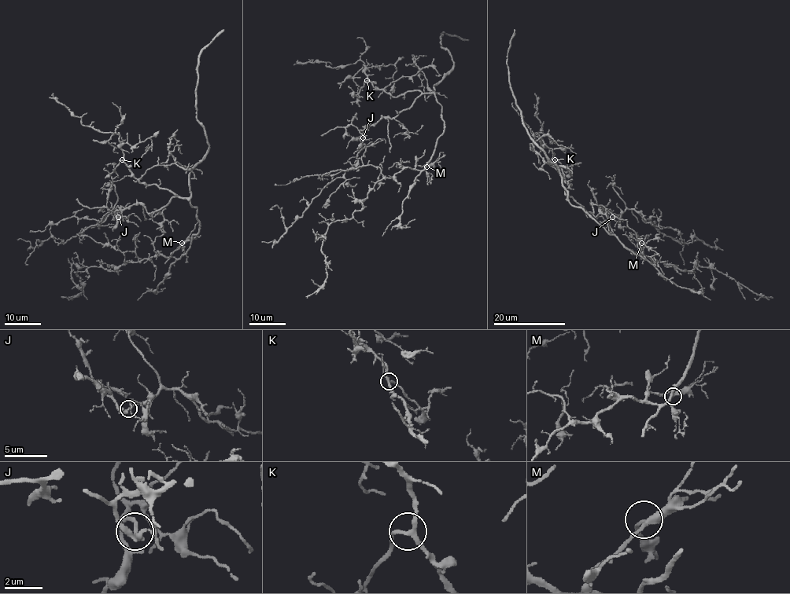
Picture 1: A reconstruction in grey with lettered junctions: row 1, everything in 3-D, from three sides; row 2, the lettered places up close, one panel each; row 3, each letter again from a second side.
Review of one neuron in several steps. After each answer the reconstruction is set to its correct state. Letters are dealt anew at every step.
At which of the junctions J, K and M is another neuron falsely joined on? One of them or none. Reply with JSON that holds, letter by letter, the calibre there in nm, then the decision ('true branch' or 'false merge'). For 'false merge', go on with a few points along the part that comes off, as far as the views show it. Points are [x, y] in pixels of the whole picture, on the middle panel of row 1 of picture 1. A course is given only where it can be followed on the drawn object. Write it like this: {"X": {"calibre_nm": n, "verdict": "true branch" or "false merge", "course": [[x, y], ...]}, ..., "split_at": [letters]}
{"J": {"calibre_nm": 240, "verdict": "true branch"}, "K": {"calibre_nm": 220, "verdict": "true branch"}, "M": {"calibre_nm": 240, "verdict": "true branch"}, "split_at": []}

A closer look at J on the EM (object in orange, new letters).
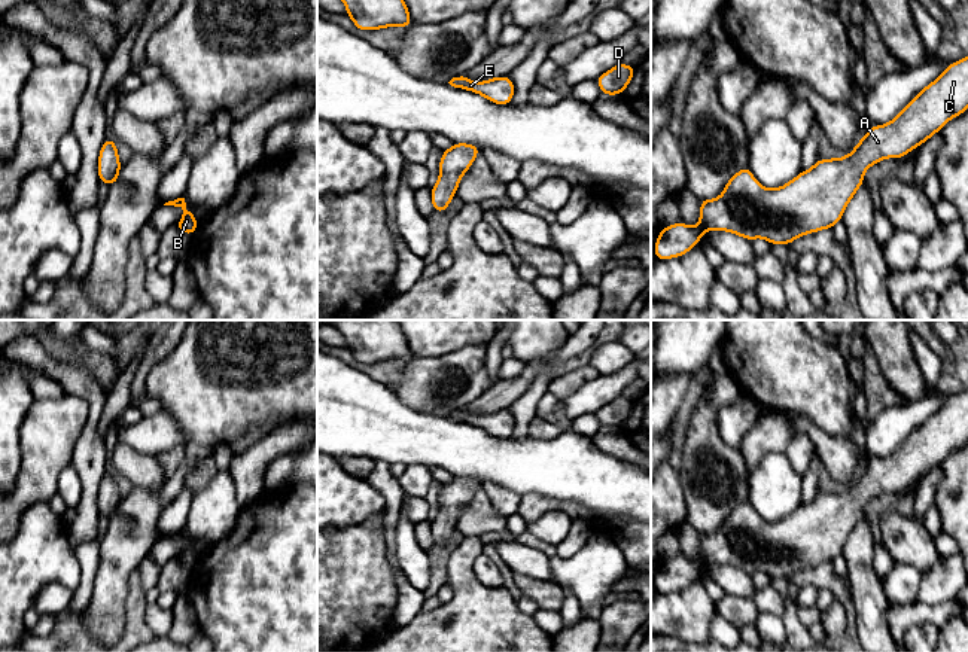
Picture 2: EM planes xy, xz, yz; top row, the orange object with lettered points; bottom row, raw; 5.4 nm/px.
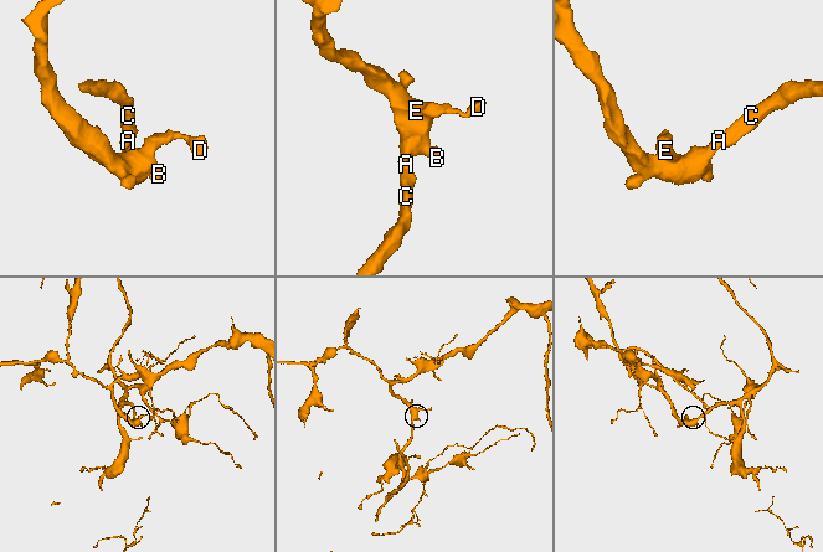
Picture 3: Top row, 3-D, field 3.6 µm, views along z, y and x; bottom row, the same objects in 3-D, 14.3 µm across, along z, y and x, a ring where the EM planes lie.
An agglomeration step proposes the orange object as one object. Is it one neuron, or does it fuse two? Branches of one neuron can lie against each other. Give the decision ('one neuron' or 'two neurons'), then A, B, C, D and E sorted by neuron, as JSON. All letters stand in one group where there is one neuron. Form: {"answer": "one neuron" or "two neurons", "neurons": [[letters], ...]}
{"answer": "one neuron", "neurons": [["A", "B", "C", "D", "E"]]}

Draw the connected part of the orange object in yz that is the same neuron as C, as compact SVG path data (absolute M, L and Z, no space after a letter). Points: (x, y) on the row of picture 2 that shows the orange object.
M968 55L961 61L949 64L892 121L885 125L870 127L853 150L843 158L816 159L812 168L801 171L786 185L776 189L764 188L754 177L749 167L743 167L725 183L724 192L718 198L700 199L697 228L684 222L661 228L652 253L661 261L681 258L697 246L703 234L710 229L733 232L749 241L764 238L771 246L789 246L798 237L831 229L837 222L841 222L843 211L864 183L865 171L871 165L885 158L904 158L967 109Z

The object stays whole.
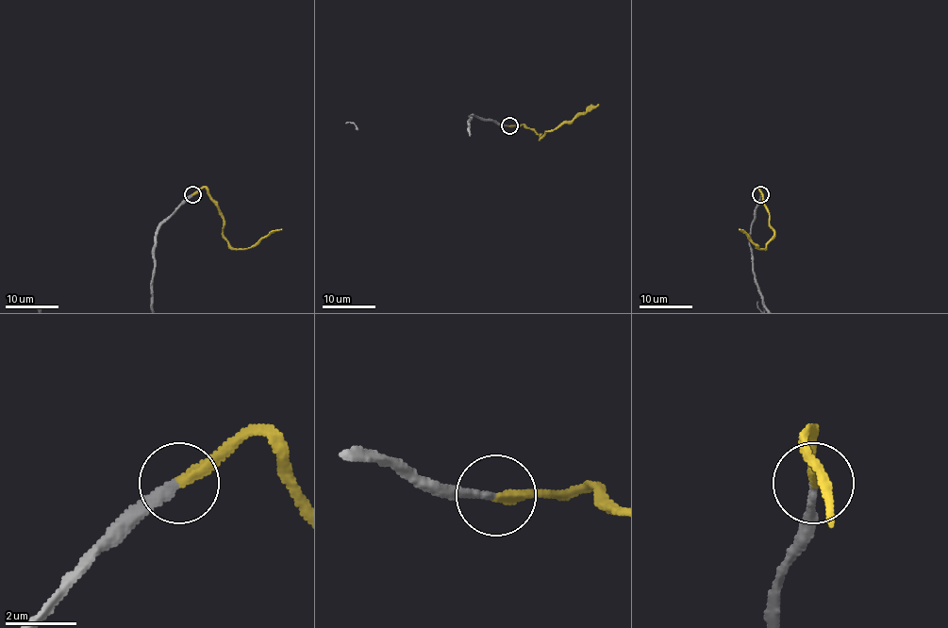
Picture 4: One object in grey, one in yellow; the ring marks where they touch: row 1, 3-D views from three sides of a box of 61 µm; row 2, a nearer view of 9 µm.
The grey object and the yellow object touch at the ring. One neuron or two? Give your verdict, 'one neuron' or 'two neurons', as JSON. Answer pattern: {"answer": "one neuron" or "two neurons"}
{"answer": "one neuron"}

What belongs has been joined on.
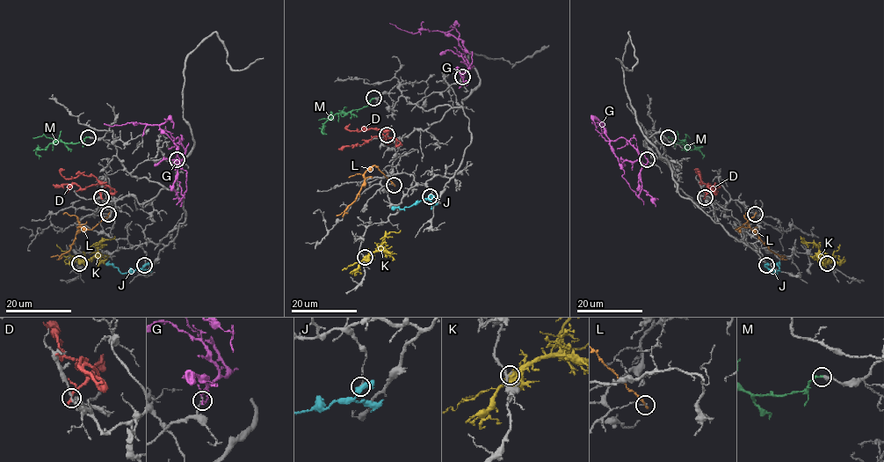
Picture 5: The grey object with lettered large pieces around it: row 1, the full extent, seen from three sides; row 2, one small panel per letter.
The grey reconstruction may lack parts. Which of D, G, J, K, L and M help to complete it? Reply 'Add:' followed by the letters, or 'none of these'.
Add: M

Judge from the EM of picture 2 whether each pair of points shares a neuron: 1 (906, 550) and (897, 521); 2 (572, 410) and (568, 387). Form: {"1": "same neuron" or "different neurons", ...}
{"1": "same neuron", "2": "different neurons"}

